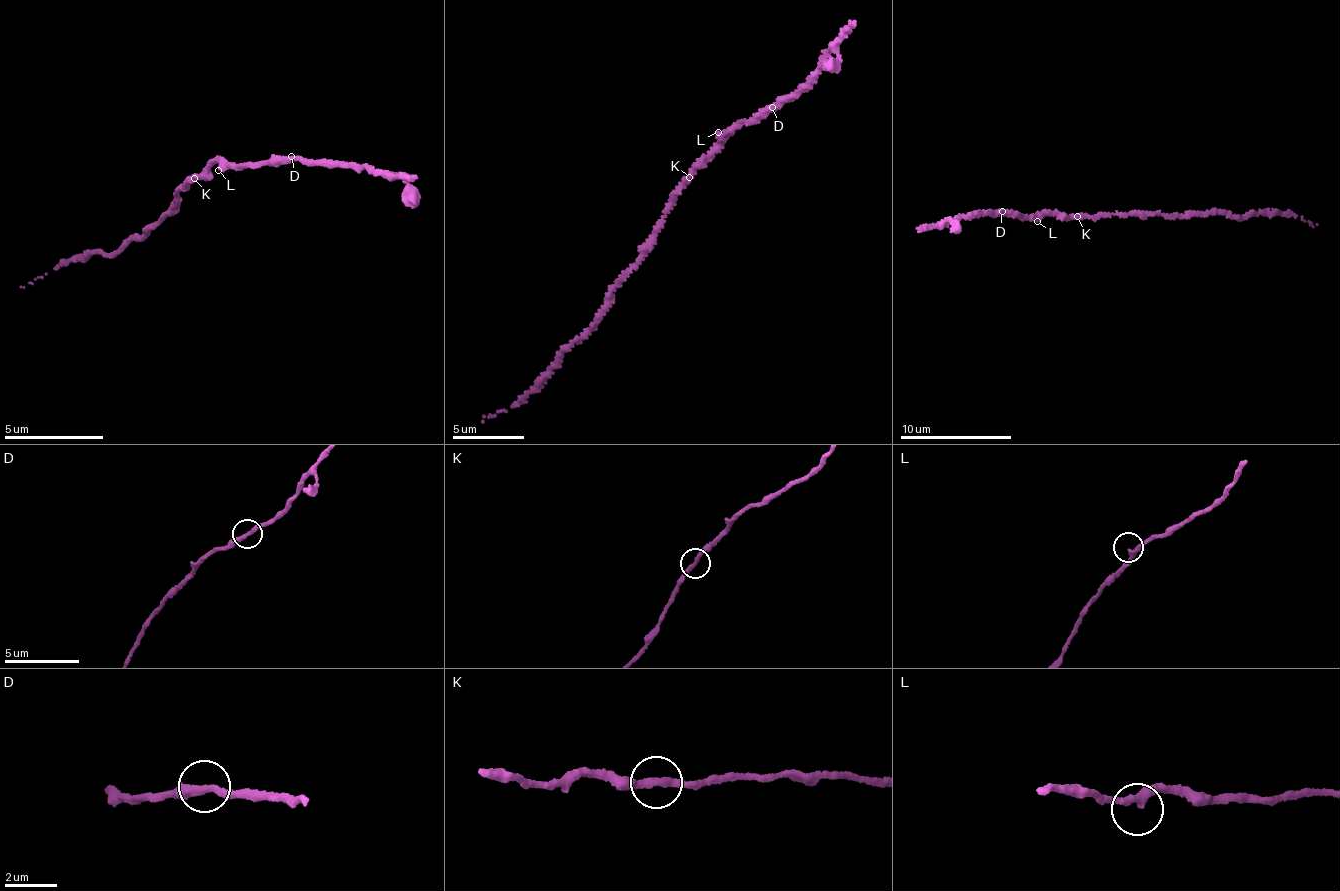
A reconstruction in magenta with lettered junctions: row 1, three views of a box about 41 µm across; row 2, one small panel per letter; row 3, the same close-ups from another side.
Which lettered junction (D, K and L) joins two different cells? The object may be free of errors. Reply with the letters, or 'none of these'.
none of these

